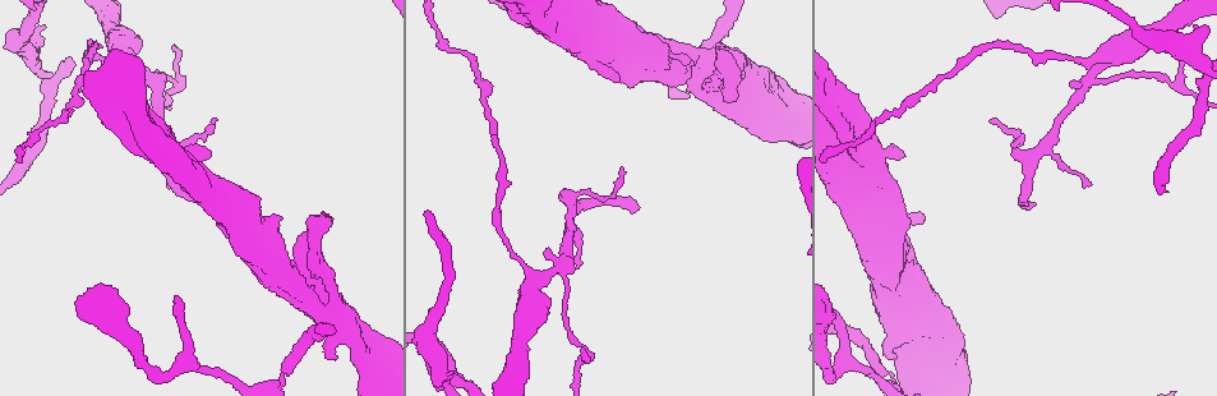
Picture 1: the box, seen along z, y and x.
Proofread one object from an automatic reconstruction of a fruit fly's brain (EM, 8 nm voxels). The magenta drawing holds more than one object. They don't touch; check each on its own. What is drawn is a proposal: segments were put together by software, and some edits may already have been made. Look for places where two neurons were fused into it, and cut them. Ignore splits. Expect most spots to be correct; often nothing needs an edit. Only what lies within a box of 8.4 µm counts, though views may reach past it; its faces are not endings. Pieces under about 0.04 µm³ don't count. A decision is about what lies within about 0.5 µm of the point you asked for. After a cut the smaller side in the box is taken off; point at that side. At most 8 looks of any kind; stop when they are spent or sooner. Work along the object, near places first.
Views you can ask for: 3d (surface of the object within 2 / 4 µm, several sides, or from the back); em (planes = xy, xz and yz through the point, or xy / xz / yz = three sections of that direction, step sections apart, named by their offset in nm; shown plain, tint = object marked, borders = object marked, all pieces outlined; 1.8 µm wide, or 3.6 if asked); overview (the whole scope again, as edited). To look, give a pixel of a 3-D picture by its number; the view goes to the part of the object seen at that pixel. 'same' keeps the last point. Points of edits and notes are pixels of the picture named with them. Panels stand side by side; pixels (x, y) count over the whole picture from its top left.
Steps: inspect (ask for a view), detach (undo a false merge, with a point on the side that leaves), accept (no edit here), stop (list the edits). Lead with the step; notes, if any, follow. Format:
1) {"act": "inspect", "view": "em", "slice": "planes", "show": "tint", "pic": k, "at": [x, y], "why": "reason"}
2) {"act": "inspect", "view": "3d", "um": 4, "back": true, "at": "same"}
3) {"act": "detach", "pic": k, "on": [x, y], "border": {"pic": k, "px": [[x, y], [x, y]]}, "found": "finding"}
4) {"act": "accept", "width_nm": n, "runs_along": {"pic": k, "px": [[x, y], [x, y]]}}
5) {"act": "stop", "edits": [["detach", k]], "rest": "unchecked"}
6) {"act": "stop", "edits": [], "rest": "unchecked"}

{"act": "inspect", "view": "em", "slice": "planes", "show": "tint", "pic": 1, "at": [842, 364], "why": "three-way junction"}

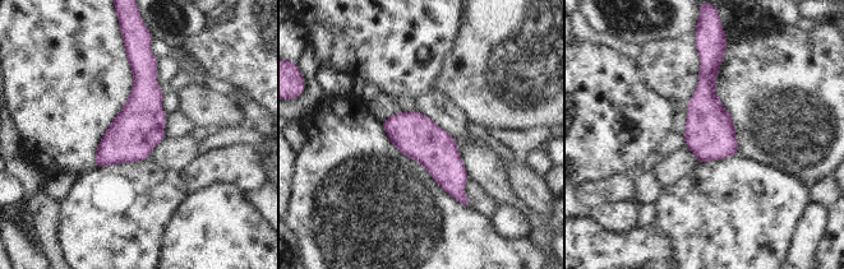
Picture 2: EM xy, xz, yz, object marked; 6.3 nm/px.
{"act": "accept", "width_nm": 280, "found": "continuous, no second neuron"}

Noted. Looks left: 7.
{"act": "inspect", "view": "3d", "um": 2, "pic": 1, "at": [321, 253], "why": "touches itself"}

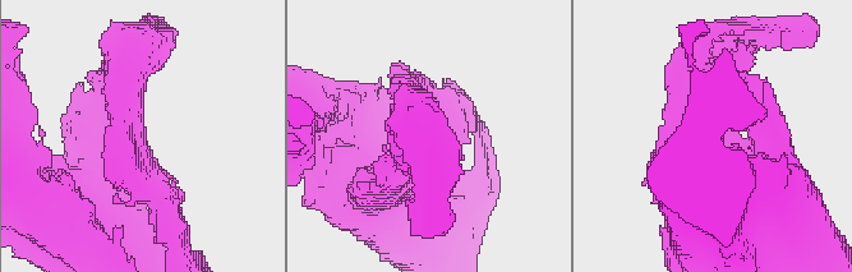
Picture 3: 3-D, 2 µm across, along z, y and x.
{"act": "inspect", "view": "em", "slice": "xy", "step": 4, "show": "tint", "pic": 3, "at": [137, 129]}

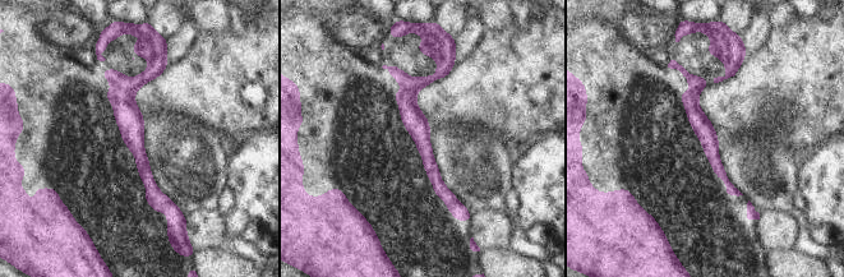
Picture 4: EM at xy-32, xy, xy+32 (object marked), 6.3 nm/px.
{"act": "accept", "runs_along": {"pic": 4, "px": [[156, 67], [128, 92], [128, 118], [169, 209]]}, "found": "all the same neuron"}

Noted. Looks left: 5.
{"act": "inspect", "view": "3d", "um": 4, "pic": 1, "at": [565, 27], "why": "calibre changes"}

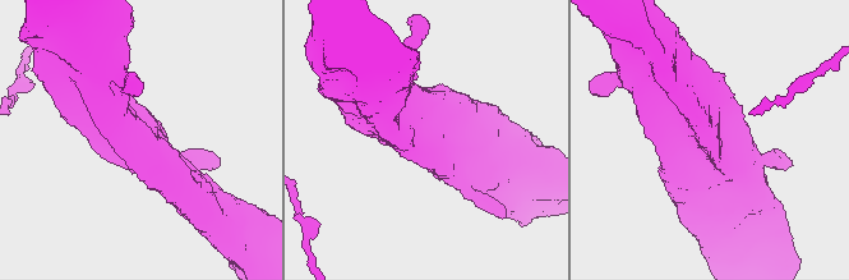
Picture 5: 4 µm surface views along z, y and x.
{"act": "inspect", "view": "em", "um": 3.6, "slice": "xy", "step": 16, "show": "tint", "pic": 5, "at": [426, 136], "why": "now the EM"}

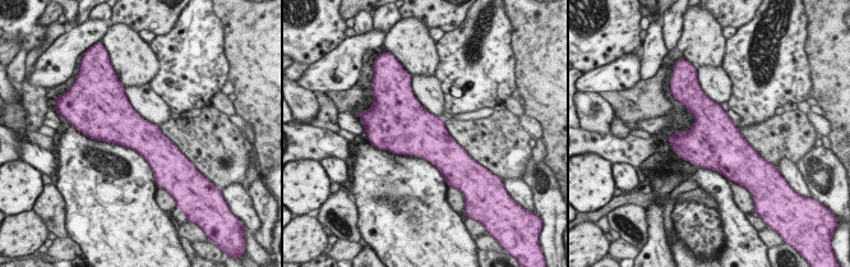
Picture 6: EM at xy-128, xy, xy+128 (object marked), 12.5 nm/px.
{"act": "accept", "width_nm": 440, "found": "one neuron here"}

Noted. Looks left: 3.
{"act": "inspect", "view": "em", "slice": "planes", "show": "borders", "pic": 1, "at": [1089, 76], "why": "three arms meet"}

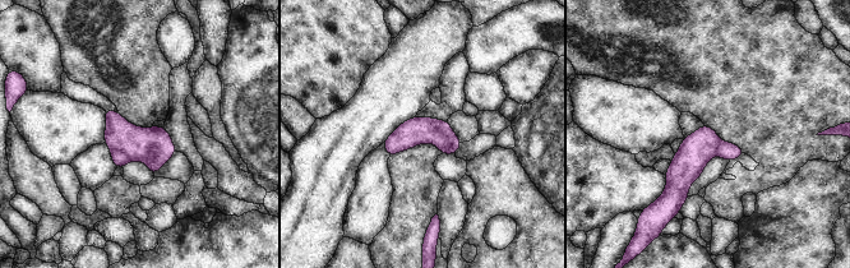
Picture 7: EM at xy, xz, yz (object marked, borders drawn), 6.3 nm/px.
{"act": "detach", "pic": 7, "on": [119, 158], "found": "two neurons meet here"}

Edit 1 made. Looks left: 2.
{"act": "stop", "edits": [["detach", 7]], "rest": "unchecked"}

